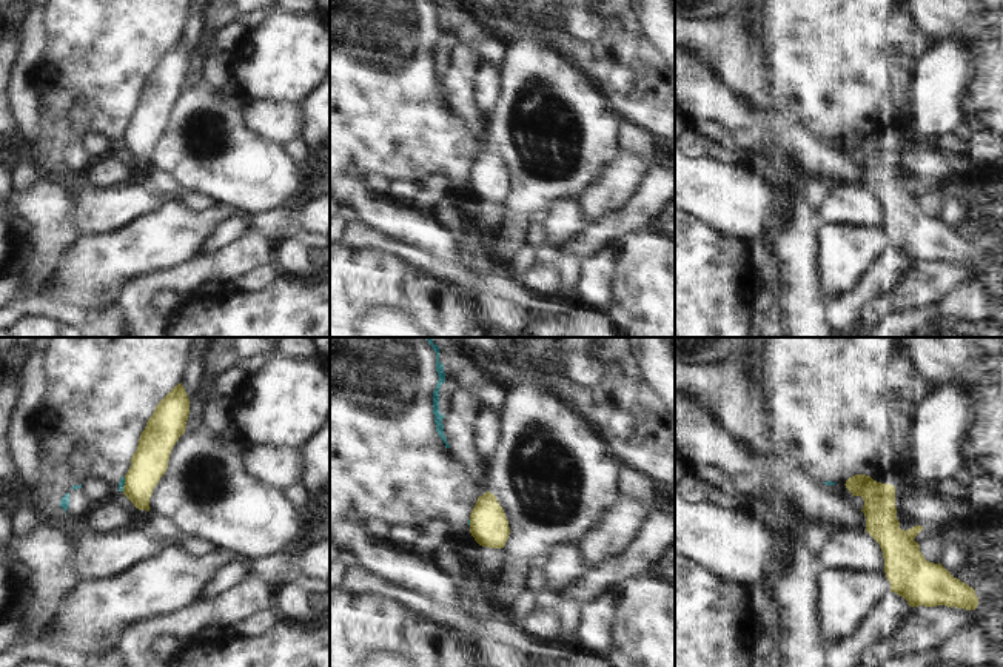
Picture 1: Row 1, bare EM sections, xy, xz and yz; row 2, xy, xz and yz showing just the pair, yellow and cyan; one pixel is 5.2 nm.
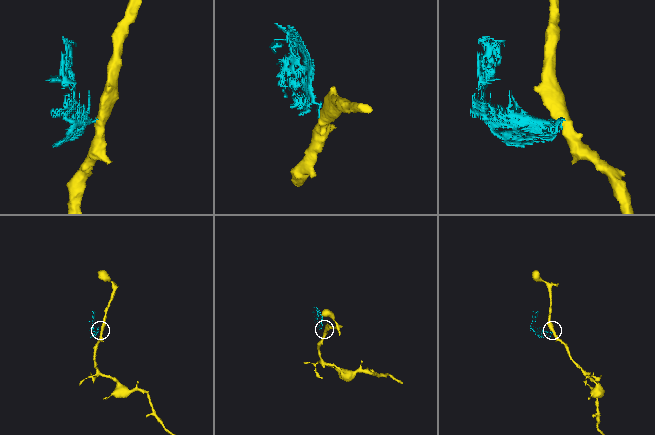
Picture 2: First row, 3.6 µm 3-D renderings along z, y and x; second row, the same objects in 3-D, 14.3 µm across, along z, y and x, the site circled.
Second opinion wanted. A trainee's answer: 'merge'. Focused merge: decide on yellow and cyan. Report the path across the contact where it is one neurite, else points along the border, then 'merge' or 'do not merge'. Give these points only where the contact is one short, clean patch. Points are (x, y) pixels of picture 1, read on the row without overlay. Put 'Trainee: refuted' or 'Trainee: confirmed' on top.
Trainee: refuted
do not merge

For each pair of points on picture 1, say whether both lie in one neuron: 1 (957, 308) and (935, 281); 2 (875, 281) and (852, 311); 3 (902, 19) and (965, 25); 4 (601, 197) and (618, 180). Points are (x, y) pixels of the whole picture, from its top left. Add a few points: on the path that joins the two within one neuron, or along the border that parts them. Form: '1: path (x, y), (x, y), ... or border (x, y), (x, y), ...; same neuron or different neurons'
1: border (976, 279), (960, 284), (935, 302), (912, 308); different neurons
2: path (868, 288), (852, 304); same neuron
3: border (911, 16), (926, 48); different neurons
4: path (606, 193), (613, 185); same neuron

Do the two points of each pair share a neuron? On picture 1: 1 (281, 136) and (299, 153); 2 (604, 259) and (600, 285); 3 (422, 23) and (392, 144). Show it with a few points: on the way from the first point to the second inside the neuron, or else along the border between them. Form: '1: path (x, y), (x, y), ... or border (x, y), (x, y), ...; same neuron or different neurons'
1: border (298, 137), (293, 137), (282, 147); different neurons
2: path (600, 265), (600, 279); same neuron
3: path (393, 53), (392, 114); same neuron

